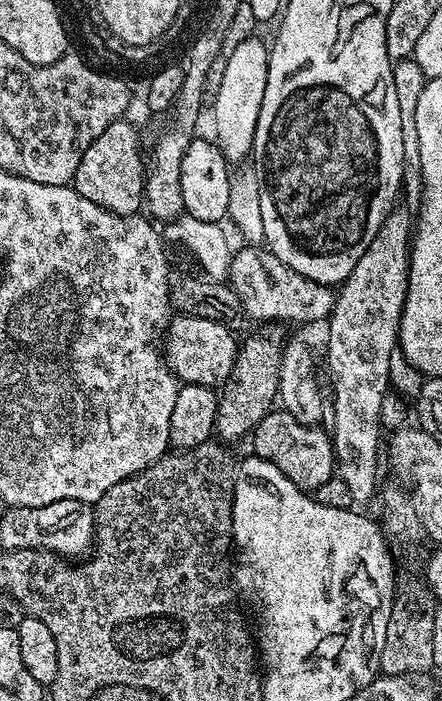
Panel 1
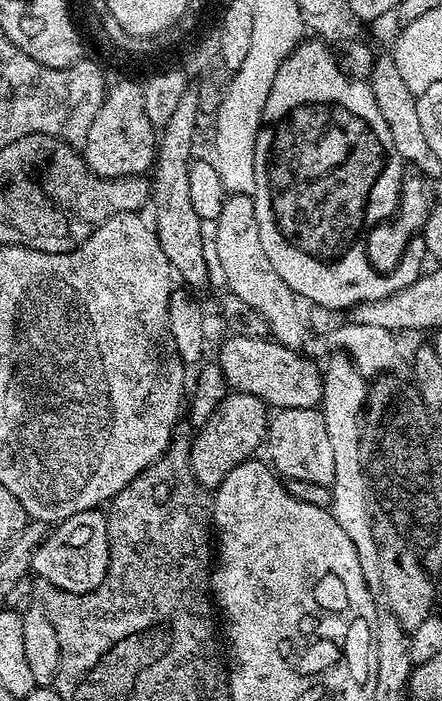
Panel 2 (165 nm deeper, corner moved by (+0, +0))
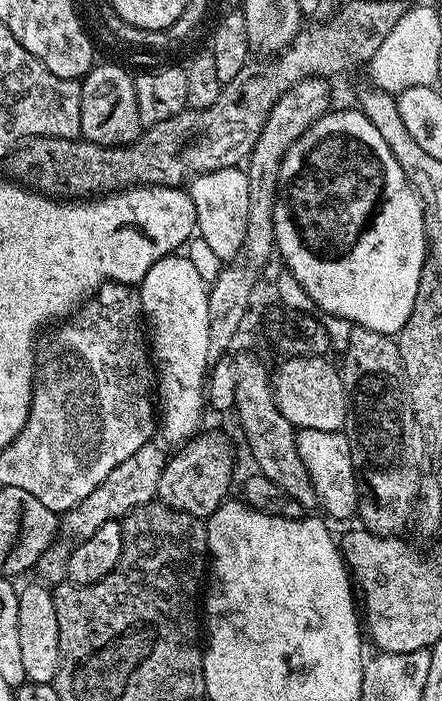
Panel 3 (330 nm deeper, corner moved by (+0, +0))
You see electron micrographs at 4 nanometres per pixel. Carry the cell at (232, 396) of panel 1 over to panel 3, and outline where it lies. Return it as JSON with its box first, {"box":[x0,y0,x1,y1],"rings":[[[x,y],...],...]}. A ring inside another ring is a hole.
{"box":[157,432,234,520],"rings":[[[216,432],[210,433],[209,436],[204,435],[200,434],[192,438],[177,451],[178,454],[174,456],[172,454],[167,459],[165,470],[163,470],[157,486],[157,499],[167,505],[168,508],[207,520],[229,495],[228,490],[232,484],[232,472],[234,470],[234,454],[226,437],[219,436]]]}

